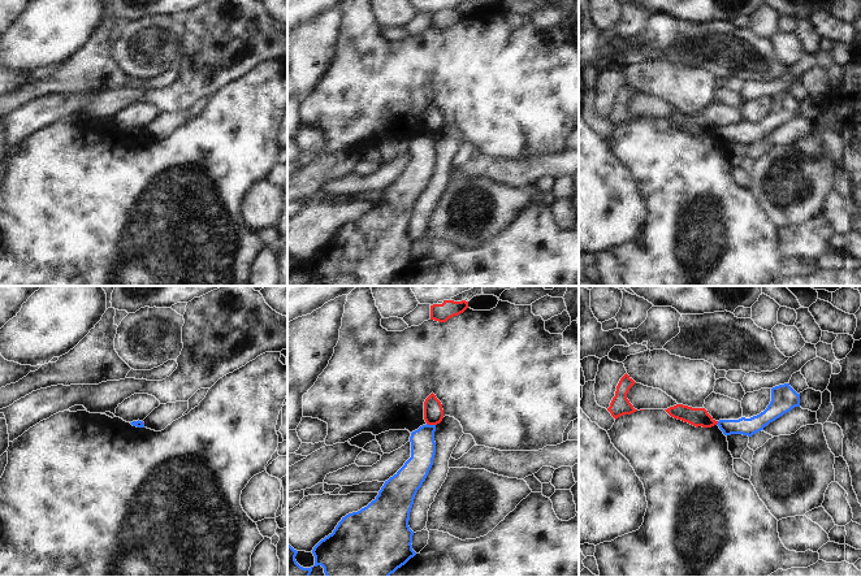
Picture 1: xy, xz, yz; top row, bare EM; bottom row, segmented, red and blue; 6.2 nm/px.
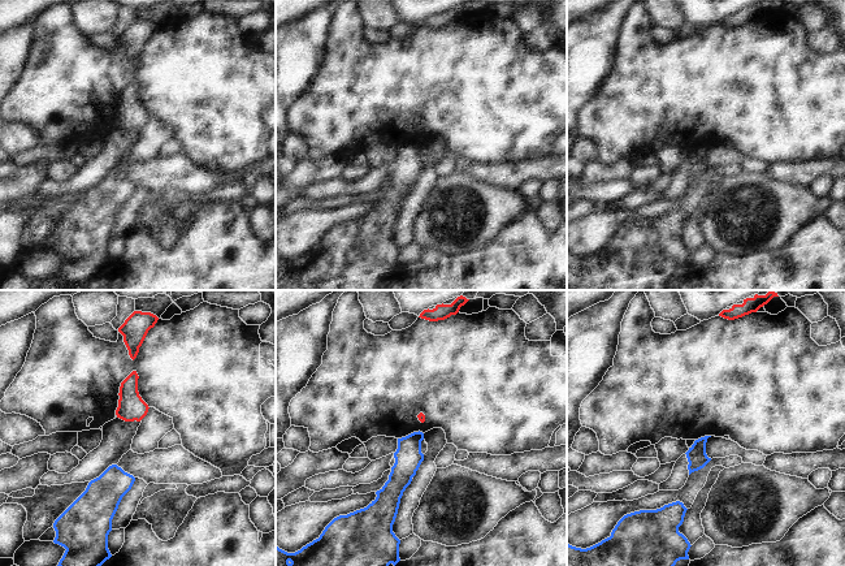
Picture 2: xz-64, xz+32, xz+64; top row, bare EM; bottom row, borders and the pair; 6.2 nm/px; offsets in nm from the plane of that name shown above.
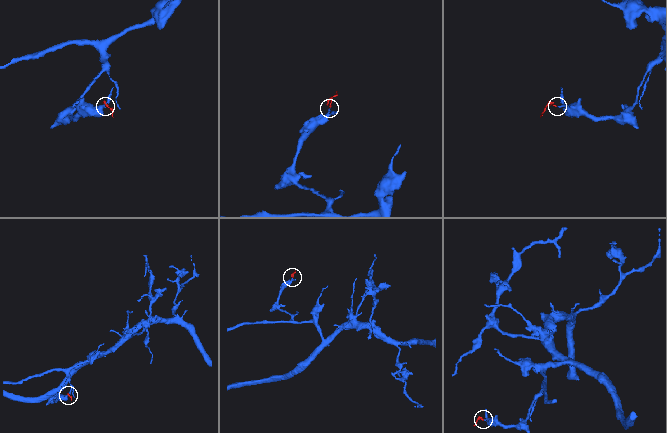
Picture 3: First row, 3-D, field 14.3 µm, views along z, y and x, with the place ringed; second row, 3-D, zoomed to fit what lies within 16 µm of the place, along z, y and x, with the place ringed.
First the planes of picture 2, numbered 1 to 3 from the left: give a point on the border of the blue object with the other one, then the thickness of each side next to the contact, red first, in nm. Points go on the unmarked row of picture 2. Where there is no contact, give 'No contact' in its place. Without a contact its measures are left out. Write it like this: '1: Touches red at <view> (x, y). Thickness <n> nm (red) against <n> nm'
1: No contact
2: No contact
3: No contact.

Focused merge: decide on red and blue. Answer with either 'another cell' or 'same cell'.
another cell

